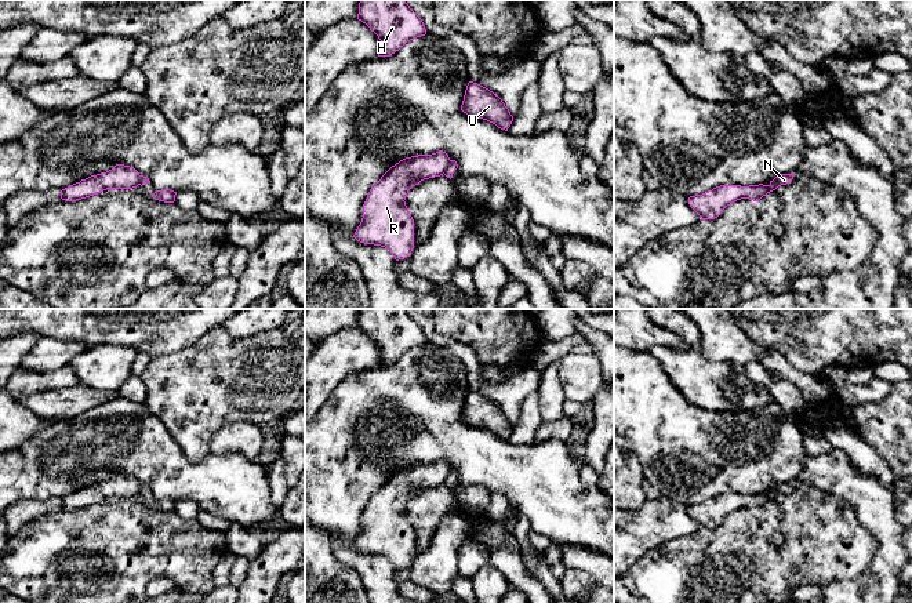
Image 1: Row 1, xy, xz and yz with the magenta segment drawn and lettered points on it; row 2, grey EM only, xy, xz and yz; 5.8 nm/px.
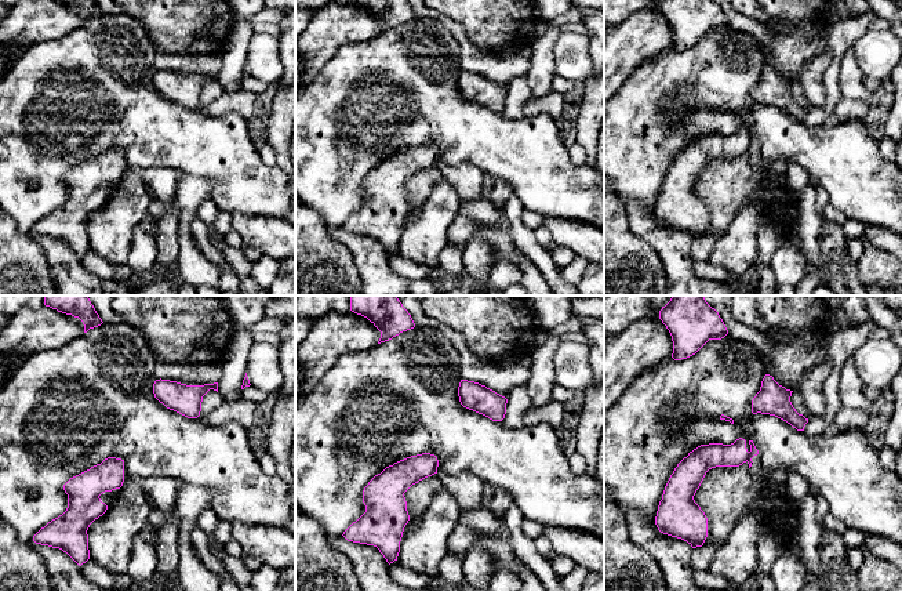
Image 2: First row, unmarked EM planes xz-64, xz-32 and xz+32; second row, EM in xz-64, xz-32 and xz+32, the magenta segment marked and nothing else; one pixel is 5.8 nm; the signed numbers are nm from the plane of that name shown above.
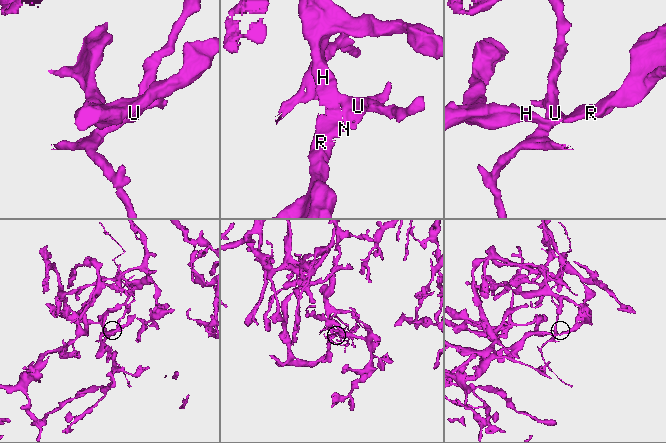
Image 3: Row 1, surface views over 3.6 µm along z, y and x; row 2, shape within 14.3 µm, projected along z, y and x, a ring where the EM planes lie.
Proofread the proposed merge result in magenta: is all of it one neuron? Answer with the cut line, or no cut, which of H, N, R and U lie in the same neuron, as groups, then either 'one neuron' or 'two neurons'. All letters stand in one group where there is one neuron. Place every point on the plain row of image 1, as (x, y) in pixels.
xz (450, 469), (443, 482) | H R / N U | two neurons

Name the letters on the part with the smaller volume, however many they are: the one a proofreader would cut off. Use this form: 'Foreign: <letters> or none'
Foreign: N, U

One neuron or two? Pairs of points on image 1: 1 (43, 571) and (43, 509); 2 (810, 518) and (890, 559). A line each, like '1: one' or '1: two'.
1: two
2: two

